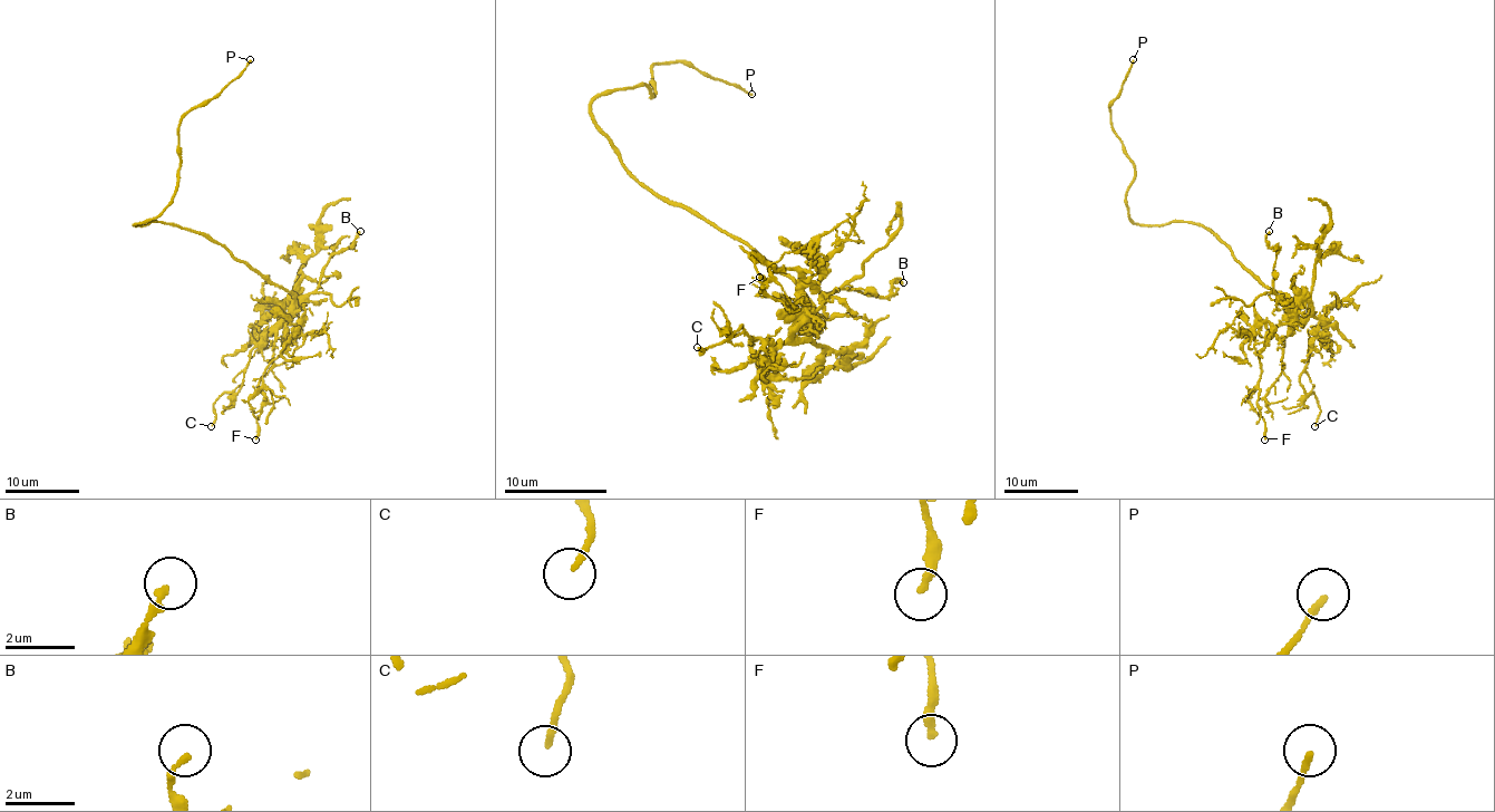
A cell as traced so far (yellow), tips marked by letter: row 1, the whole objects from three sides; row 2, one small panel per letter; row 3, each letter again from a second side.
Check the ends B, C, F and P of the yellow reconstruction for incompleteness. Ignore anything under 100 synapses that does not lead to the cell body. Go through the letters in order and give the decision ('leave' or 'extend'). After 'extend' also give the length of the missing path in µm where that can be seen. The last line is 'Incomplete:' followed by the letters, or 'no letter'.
B: leave
C: leave
F: leave
P: extend; missing 20 µm
Incomplete: P

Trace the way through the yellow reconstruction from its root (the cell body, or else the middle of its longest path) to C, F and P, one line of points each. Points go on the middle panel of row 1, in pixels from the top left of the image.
C: (673, 202), (748, 243), (811, 306), (811, 324), (772, 351), (740, 326), (702, 351), (697, 347)
F: (673, 202), (692, 208), (772, 261), (801, 290), (811, 313), (795, 269), (772, 272), (748, 257), (759, 277)
P: (673, 202), (656, 197), (625, 166), (592, 102), (640, 84), (653, 97), (651, 68), (673, 60), (751, 94)

